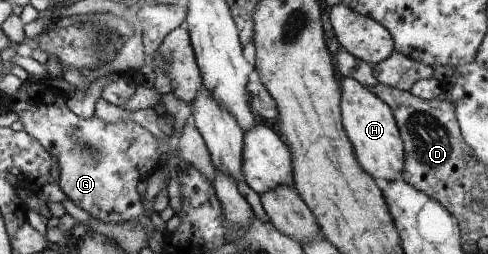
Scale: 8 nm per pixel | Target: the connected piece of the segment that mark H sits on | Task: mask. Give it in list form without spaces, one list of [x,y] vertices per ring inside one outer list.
[[[343,77],[342,116],[343,126],[357,152],[363,170],[372,178],[391,182],[400,179],[406,162],[405,143],[399,130],[394,112],[381,98],[353,78]]]

